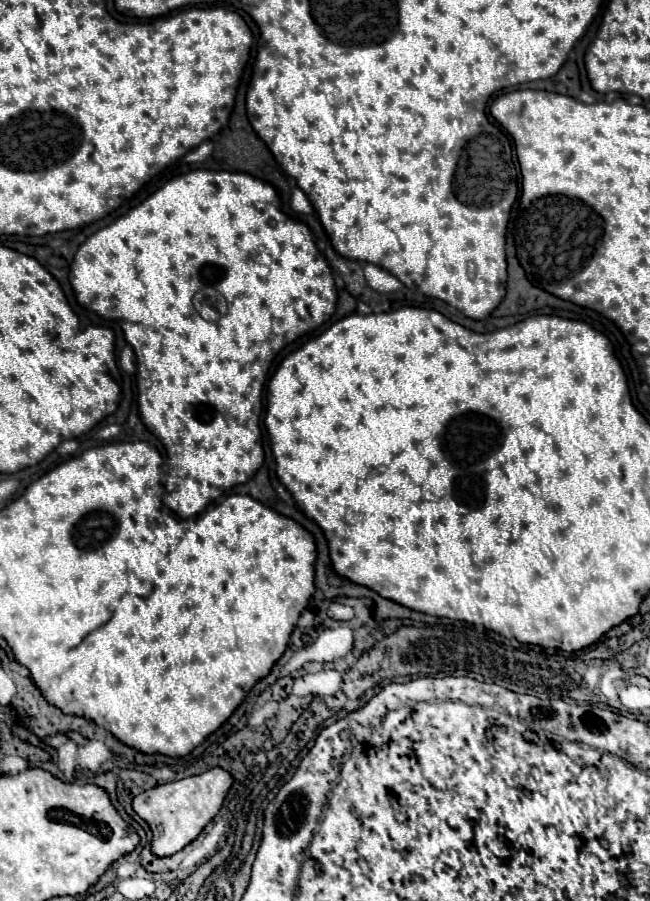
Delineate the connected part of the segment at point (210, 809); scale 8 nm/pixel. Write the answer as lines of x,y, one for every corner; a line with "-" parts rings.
215,767
201,775
185,777
139,793
133,799
133,809
149,823
153,831
153,853
159,857
167,857
189,845
201,833
201,829
217,815
231,783
231,773
221,767

